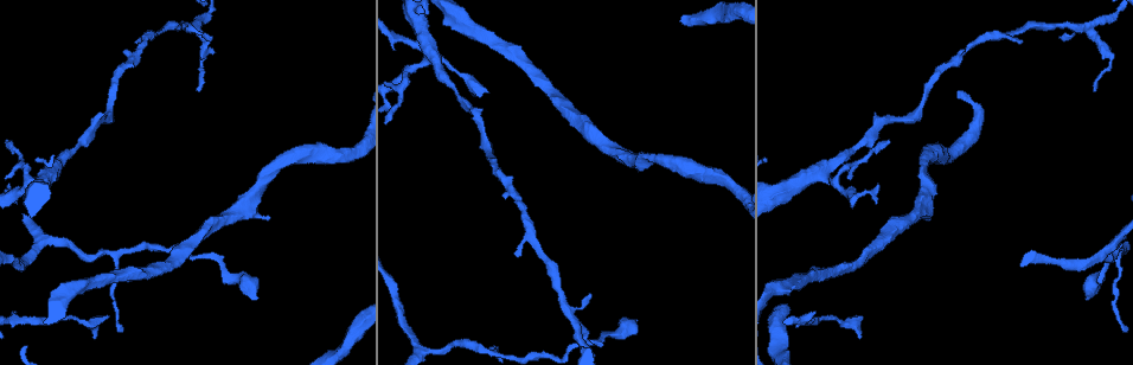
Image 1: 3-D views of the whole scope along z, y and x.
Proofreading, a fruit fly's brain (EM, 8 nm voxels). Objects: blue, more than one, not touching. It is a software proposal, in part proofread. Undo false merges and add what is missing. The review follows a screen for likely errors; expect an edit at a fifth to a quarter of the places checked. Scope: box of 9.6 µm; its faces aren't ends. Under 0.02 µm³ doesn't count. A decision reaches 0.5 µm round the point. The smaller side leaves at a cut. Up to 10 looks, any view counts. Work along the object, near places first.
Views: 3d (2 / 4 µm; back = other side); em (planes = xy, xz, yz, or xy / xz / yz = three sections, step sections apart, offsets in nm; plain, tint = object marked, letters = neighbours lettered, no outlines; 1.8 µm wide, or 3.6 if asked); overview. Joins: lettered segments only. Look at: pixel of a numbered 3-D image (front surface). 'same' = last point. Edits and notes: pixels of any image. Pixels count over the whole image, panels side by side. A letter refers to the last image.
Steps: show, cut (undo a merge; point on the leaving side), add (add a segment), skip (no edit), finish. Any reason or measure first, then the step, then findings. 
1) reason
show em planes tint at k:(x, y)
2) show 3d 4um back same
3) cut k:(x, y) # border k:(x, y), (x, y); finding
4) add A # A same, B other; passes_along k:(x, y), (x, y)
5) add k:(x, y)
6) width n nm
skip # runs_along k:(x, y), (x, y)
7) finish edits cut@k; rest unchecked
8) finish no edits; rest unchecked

three arms meet
show 3d 4um at 1:(196, 27)

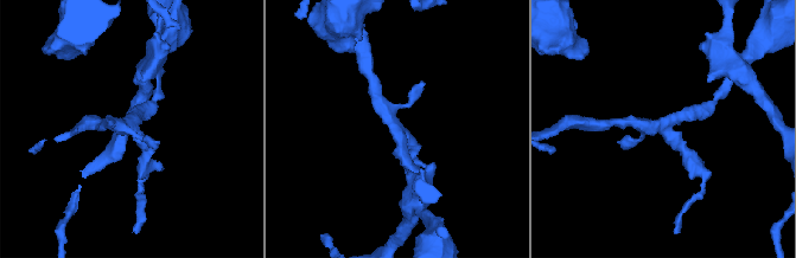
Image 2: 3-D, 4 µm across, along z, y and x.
shape alone is not enough
show em planes letters at 2:(398, 130)

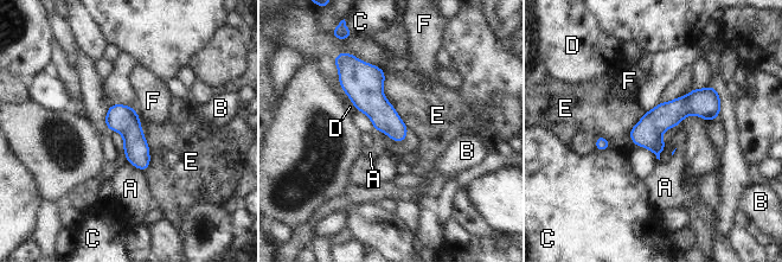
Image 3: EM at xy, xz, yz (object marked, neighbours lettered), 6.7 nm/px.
skip # A other, B other, C other, D other, E other, F other; border 3:(379, 68), (383, 95), (409, 129); all the same neuron

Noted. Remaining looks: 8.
an open end
show 3d 2um at 1:(1019, 44)

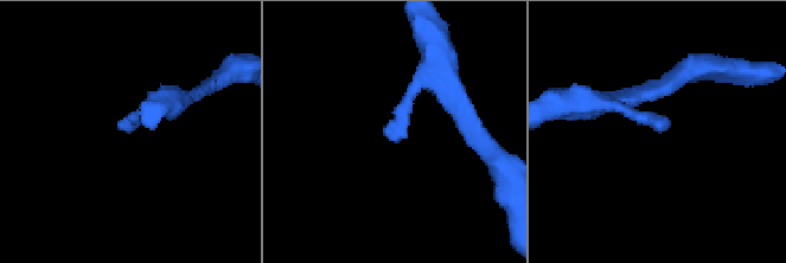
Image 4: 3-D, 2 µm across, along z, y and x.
show em yz step 8 tint at 4:(391, 136)

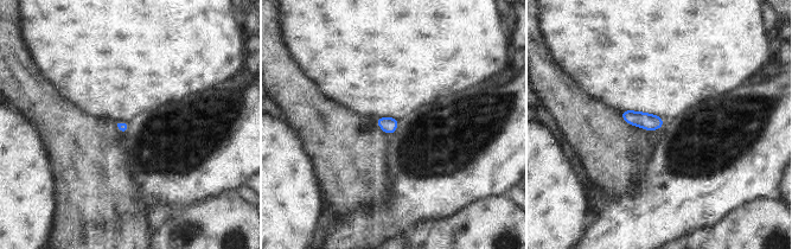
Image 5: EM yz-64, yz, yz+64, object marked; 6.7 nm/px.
show em planes letters same

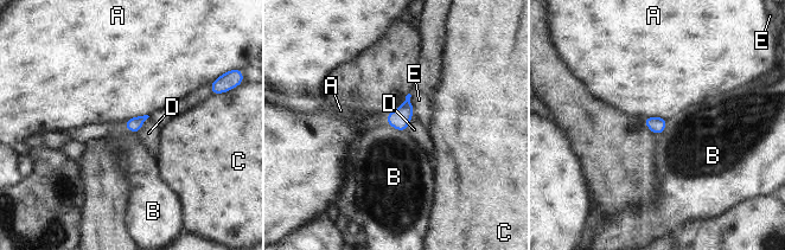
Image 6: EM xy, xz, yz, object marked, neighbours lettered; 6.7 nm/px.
skip # A other, B other, C other, D other, E other; border 6:(387, 122), (404, 132); none of them fits

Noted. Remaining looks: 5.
sudden change in width
show 3d 4um at 1:(1098, 279)

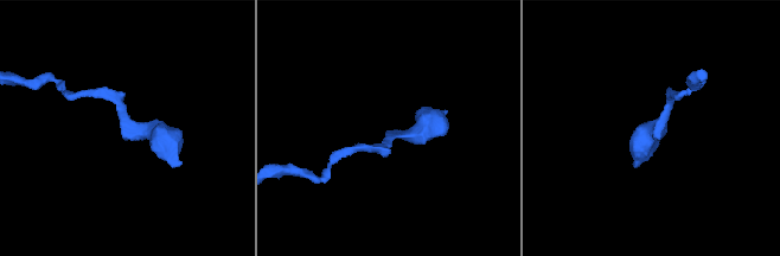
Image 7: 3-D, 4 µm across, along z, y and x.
show em planes plain at 7:(141, 131)

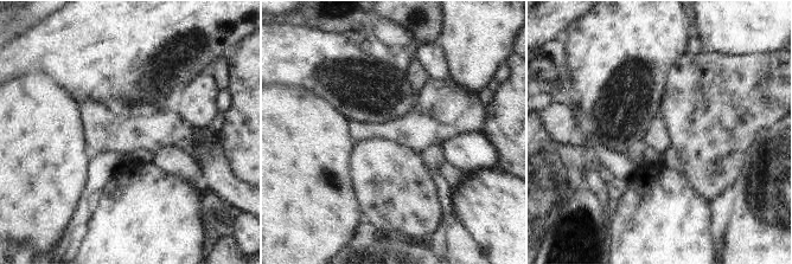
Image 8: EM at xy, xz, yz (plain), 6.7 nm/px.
see the neighbours
show em planes letters same

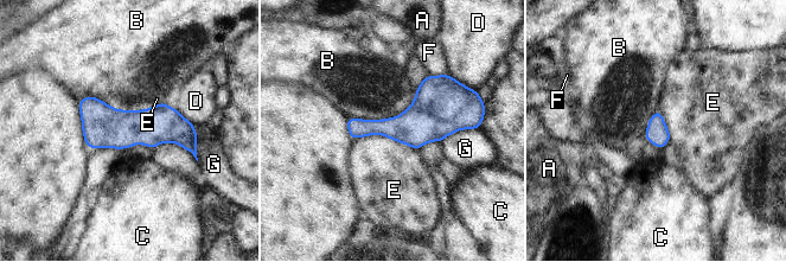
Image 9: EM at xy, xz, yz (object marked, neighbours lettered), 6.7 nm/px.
skip # A other, B other, C other, D other, E other, F other, G other; one neuron here

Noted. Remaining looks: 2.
an open end
show em planes tint at 1:(109, 317)

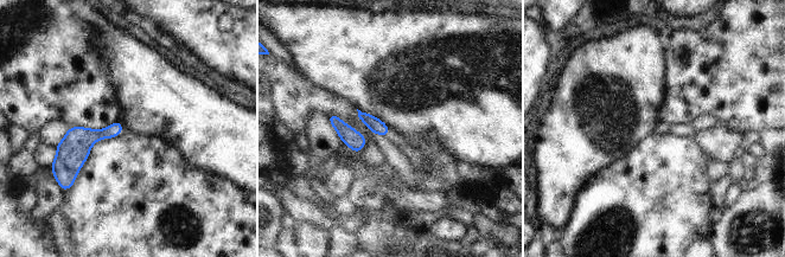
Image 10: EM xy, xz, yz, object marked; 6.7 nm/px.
show em planes letters same

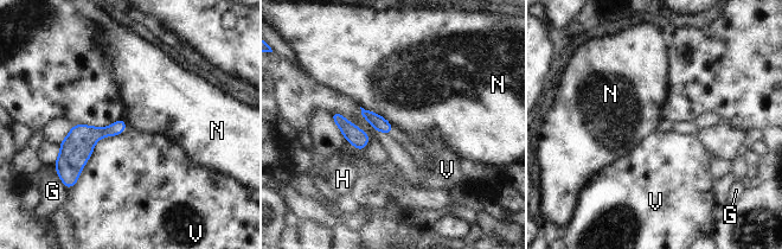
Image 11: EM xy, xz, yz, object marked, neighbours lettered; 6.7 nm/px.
longest_contact V 500 nm
skip # G other, H other, N other, V other; none of them fits

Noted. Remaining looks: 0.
finish no edits; rest unchecked

